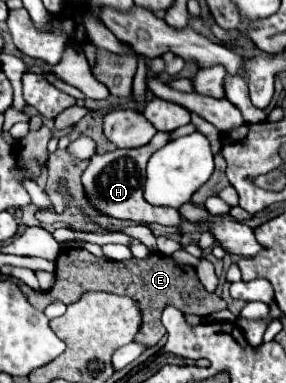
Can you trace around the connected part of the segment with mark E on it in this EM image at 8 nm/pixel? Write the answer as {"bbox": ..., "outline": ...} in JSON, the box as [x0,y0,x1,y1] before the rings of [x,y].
{"bbox":[20,249,226,347],"outline":[[[64,249],[56,259],[56,283],[48,293],[34,291],[20,283],[22,293],[30,301],[34,309],[46,309],[48,301],[64,301],[66,305],[78,301],[86,291],[108,291],[118,295],[136,297],[138,305],[142,305],[142,325],[136,333],[136,341],[144,343],[148,347],[156,345],[164,337],[164,325],[160,321],[160,315],[164,307],[174,305],[182,313],[208,317],[210,313],[226,309],[226,301],[218,297],[216,293],[208,293],[202,283],[198,281],[194,267],[178,265],[170,256],[159,252],[152,252],[146,259],[131,258],[123,261],[108,261],[102,257],[96,257],[84,249]]]}

